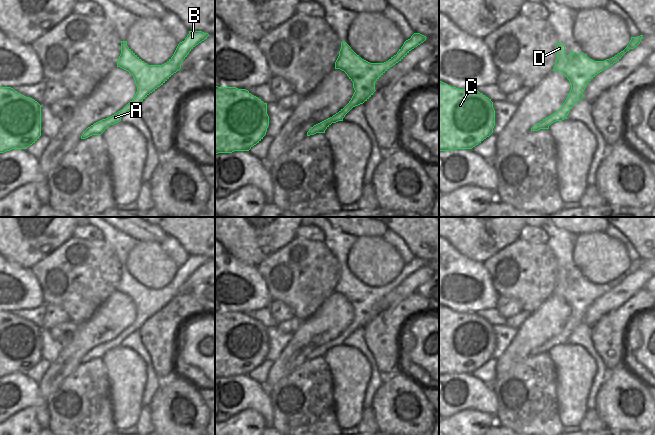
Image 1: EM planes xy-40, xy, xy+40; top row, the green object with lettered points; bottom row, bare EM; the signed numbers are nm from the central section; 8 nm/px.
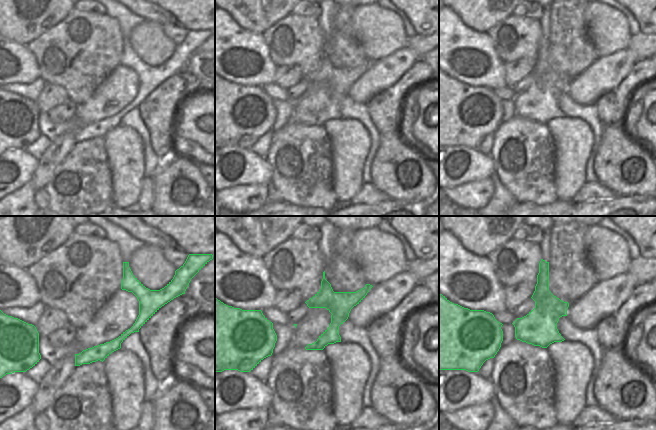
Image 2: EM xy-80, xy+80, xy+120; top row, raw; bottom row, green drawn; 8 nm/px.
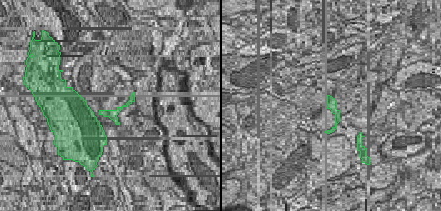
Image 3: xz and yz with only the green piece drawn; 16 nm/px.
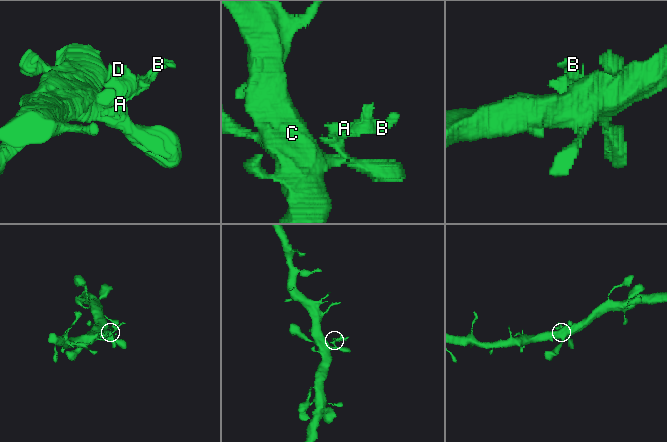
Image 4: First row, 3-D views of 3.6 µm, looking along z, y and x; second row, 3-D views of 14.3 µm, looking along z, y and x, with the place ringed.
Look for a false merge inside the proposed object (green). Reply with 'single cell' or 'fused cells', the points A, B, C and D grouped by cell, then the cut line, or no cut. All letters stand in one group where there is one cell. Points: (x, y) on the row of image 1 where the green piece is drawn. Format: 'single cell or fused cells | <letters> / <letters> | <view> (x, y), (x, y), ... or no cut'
fused cells | A C / B D | xy (352, 106), (349, 109), (346, 108)

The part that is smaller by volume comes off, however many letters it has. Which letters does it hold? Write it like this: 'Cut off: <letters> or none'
Cut off: B, D

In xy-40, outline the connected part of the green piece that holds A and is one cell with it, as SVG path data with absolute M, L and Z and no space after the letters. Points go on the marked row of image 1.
M130 106L125 107L114 115L94 123L83 132L81 139L86 139L92 135L101 135L110 125L120 122L121 118L131 109Z

